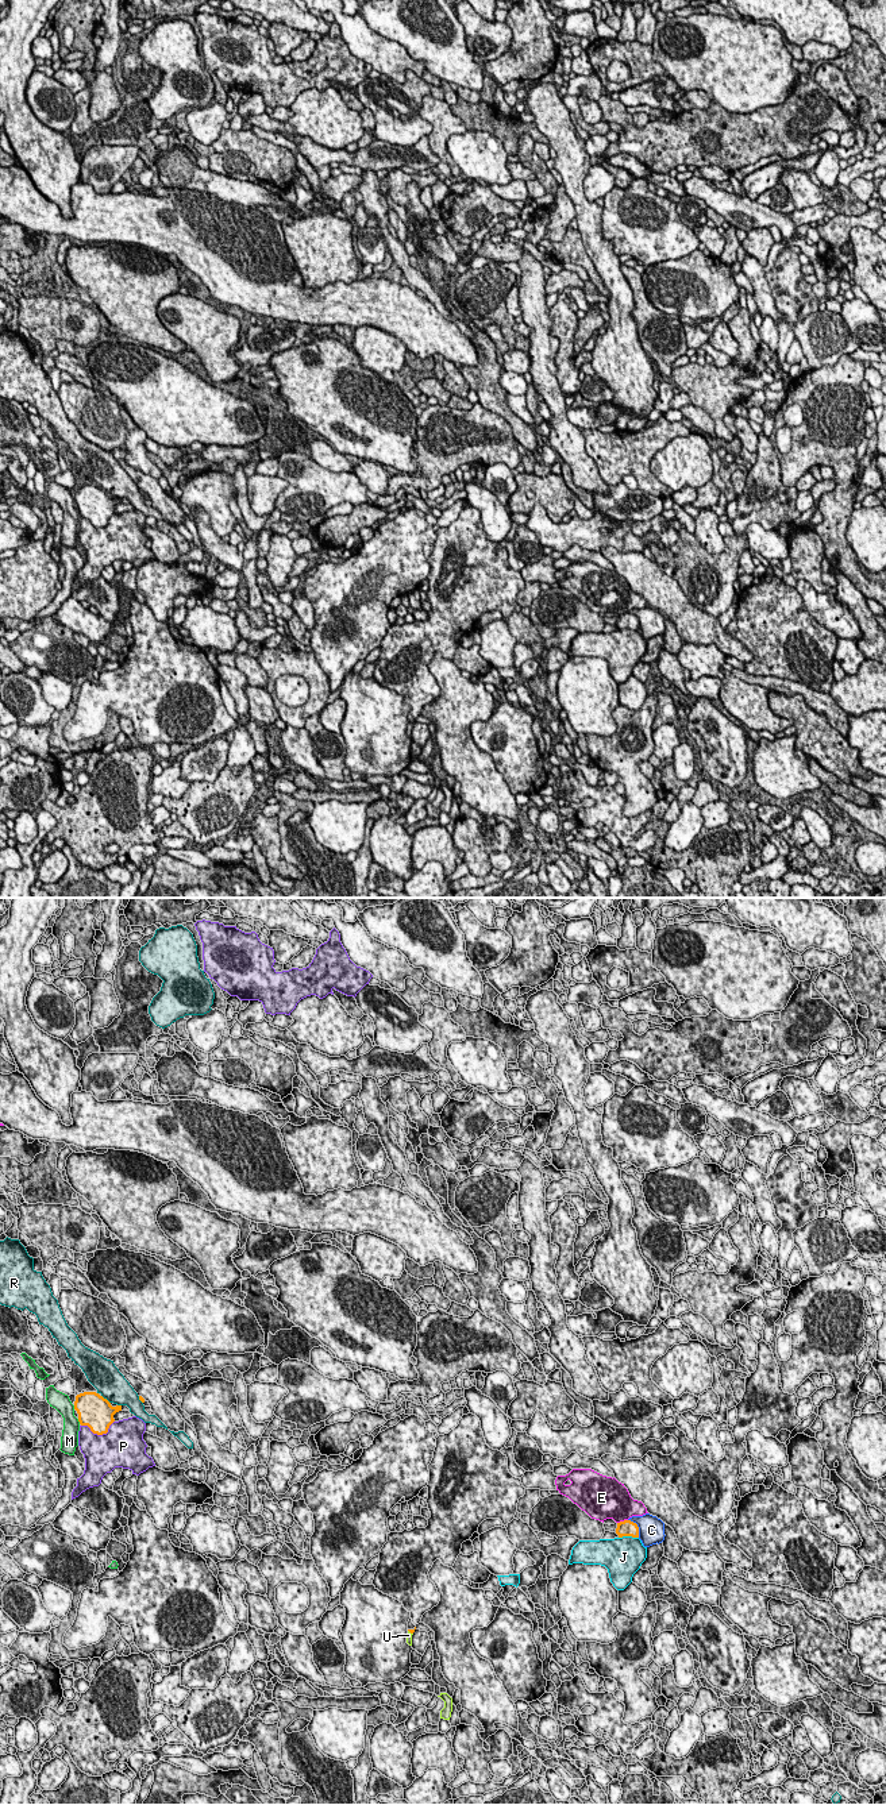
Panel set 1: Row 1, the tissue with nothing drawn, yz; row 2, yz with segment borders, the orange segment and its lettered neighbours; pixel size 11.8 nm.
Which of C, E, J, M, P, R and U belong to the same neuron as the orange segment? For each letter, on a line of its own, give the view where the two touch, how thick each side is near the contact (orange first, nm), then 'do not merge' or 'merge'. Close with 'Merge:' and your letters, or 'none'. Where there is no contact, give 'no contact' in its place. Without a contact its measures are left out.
C: contact in yz; calibres 190 and 320 nm; do not merge
E: contact in yz; calibres 190 and 380 nm; do not merge
J: contact in yz; calibres 190 and 460 nm; do not merge
M: contact in yz; calibres 400 and 200 nm; do not merge
P: contact in yz; calibres 380 and 440 nm; do not merge
R: contact in yz; calibres 400 and 340 nm; do not merge
U: contact in yz; calibres 50 and 60 nm; merge
Merge: U

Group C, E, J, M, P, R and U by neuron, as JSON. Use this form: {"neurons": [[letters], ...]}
{"neurons": [["C"], ["E"], ["J"], ["M"], ["P"], ["R"], ["U"]]}

